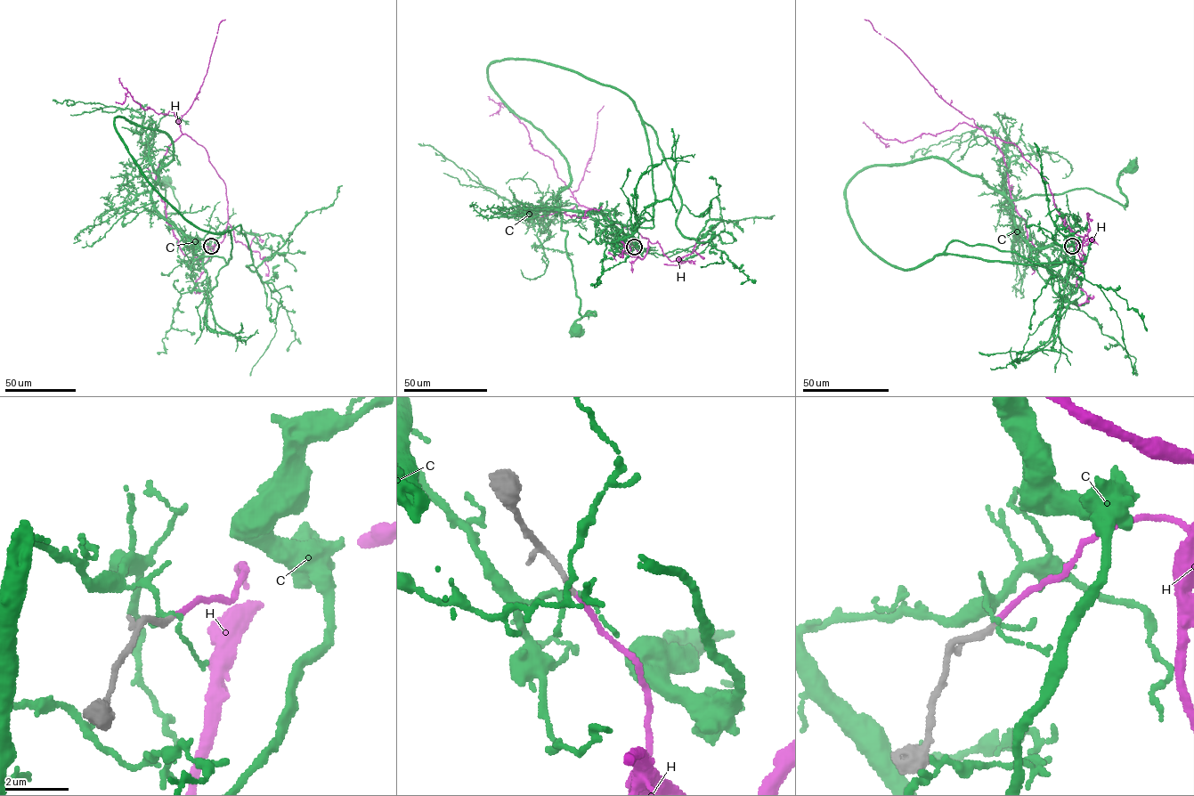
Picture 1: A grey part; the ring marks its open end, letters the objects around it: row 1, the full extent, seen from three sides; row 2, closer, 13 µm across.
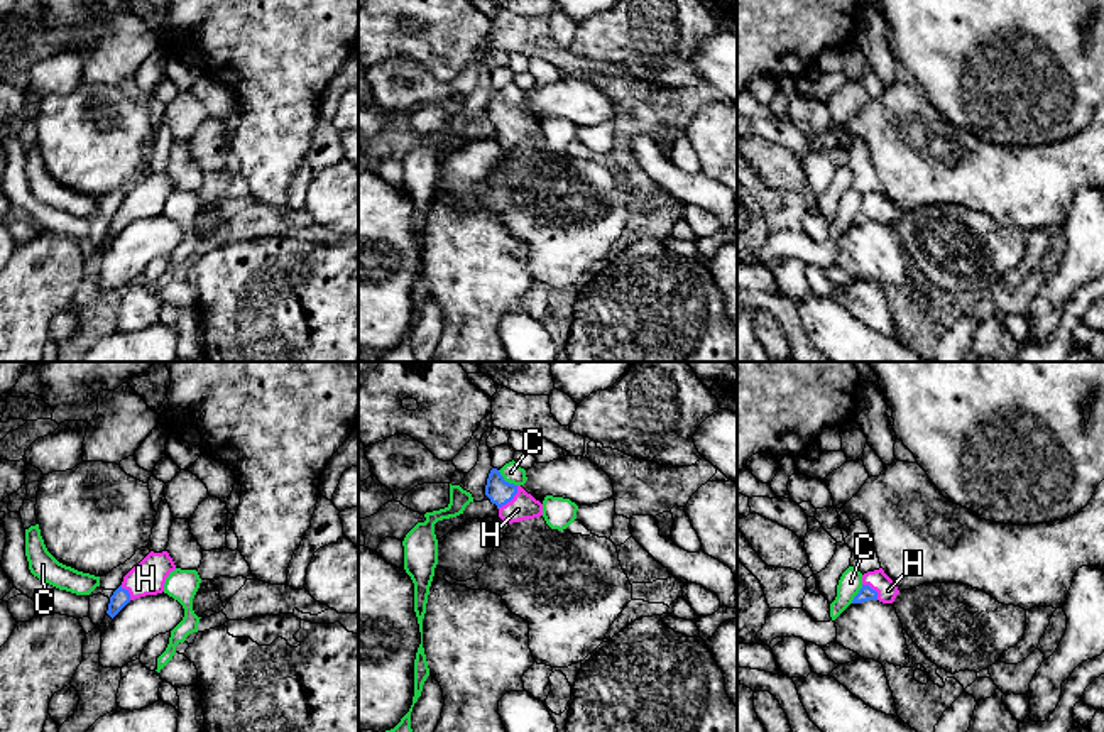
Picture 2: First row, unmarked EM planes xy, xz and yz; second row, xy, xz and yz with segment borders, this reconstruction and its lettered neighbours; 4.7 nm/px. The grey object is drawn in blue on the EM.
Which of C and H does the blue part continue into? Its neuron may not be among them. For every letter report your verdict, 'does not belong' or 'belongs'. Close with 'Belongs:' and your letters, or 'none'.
C: does not belong
H: belongs
Belongs: H

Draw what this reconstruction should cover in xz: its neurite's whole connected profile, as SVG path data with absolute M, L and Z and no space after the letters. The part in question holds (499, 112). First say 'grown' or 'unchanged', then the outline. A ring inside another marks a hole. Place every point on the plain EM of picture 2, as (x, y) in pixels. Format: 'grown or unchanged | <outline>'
grown | M497 90L489 95L485 117L497 127L499 139L509 145L543 137L543 125L521 107L506 103Z

